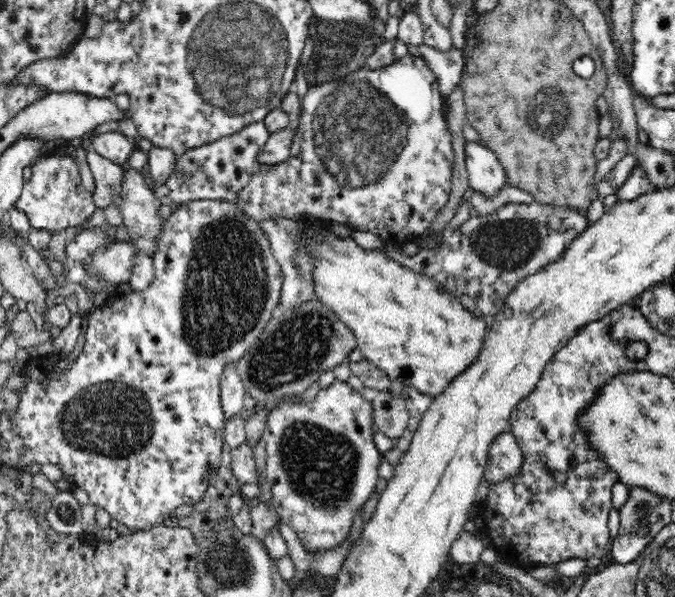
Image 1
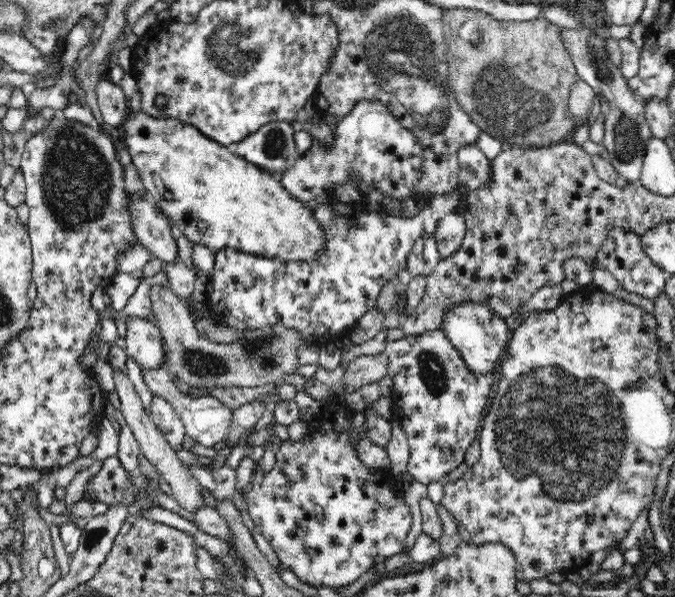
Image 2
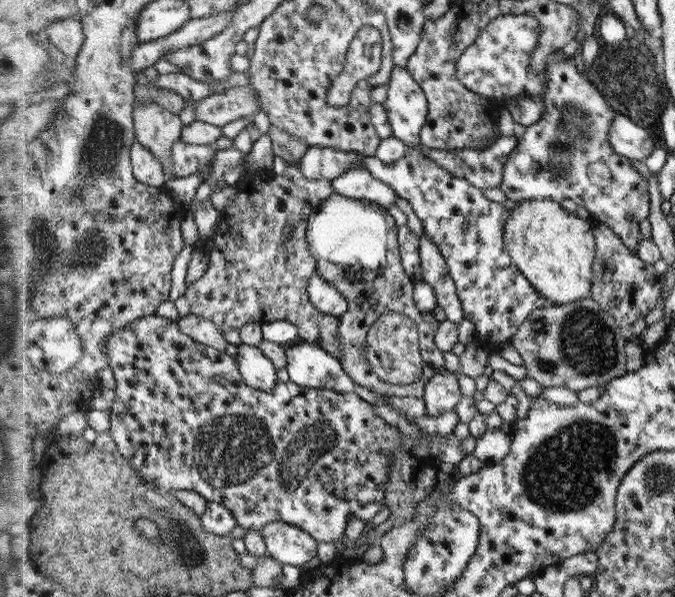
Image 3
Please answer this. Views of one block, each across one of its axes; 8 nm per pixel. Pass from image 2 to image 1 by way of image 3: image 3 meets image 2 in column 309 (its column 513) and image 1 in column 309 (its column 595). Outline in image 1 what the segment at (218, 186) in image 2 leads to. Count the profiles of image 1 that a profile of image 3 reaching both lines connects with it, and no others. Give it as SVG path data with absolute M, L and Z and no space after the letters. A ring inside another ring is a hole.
M328 232L328 240L300 244L300 249L312 261L311 279L314 296L336 313L355 337L357 348L366 360L382 369L390 378L398 378L404 386L414 386L418 391L434 398L440 394L471 362L483 348L486 319L468 311L460 297L438 287L432 279L405 268L382 250L364 250L351 238L338 238Z

